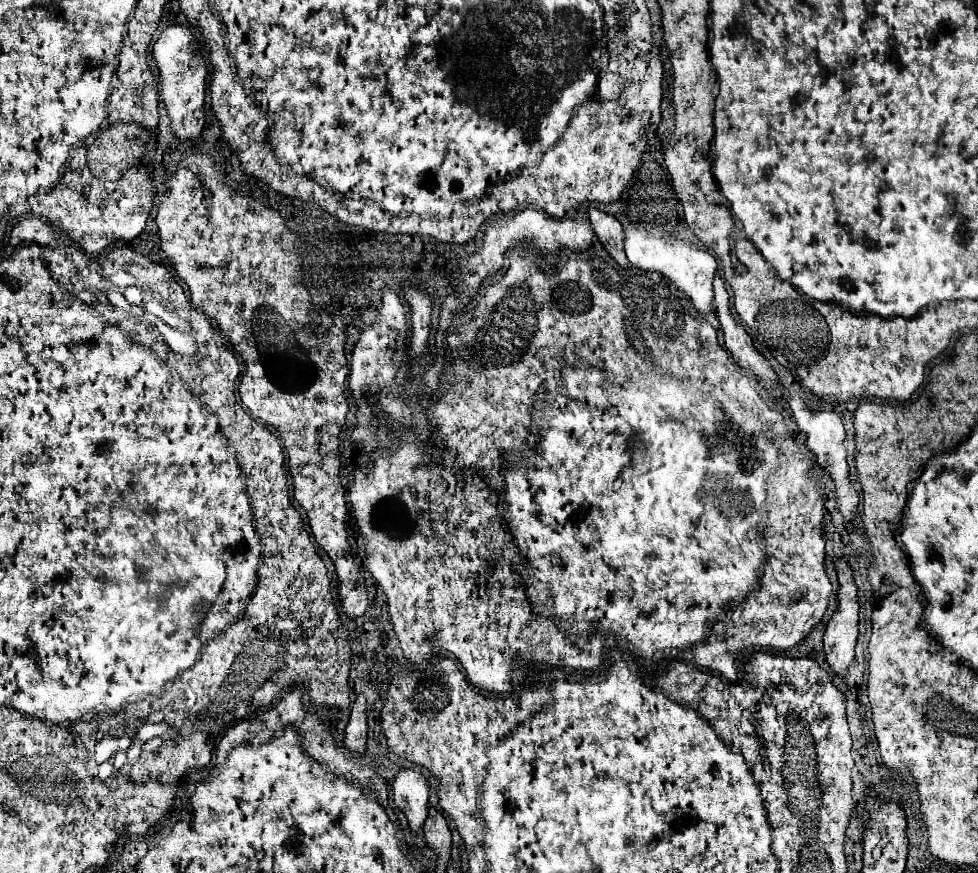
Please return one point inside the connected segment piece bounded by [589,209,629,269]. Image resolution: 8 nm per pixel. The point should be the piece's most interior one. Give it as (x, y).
(608, 229)

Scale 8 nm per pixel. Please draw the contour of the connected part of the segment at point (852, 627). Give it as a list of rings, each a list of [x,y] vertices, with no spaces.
[[[839,557],[835,559],[835,571],[837,571],[837,581],[839,581],[839,591],[837,591],[837,611],[833,613],[831,621],[827,623],[823,641],[825,641],[825,655],[827,655],[827,663],[831,665],[831,669],[839,675],[845,675],[845,671],[849,669],[853,655],[855,655],[855,641],[857,641],[857,623],[859,623],[859,603],[857,603],[857,585],[853,579],[853,571],[849,567],[847,557]]]

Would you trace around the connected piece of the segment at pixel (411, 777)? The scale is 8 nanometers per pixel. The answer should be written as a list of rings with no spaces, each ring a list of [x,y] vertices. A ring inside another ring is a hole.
[[[403,769],[393,779],[393,801],[405,813],[409,827],[417,833],[427,819],[429,785],[427,779],[413,769]]]

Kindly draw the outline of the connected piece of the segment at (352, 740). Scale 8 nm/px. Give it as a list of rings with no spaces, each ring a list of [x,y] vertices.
[[[359,695],[351,707],[351,719],[345,727],[345,739],[343,745],[353,751],[363,755],[365,753],[365,741],[367,741],[367,715],[365,715],[365,697]]]

